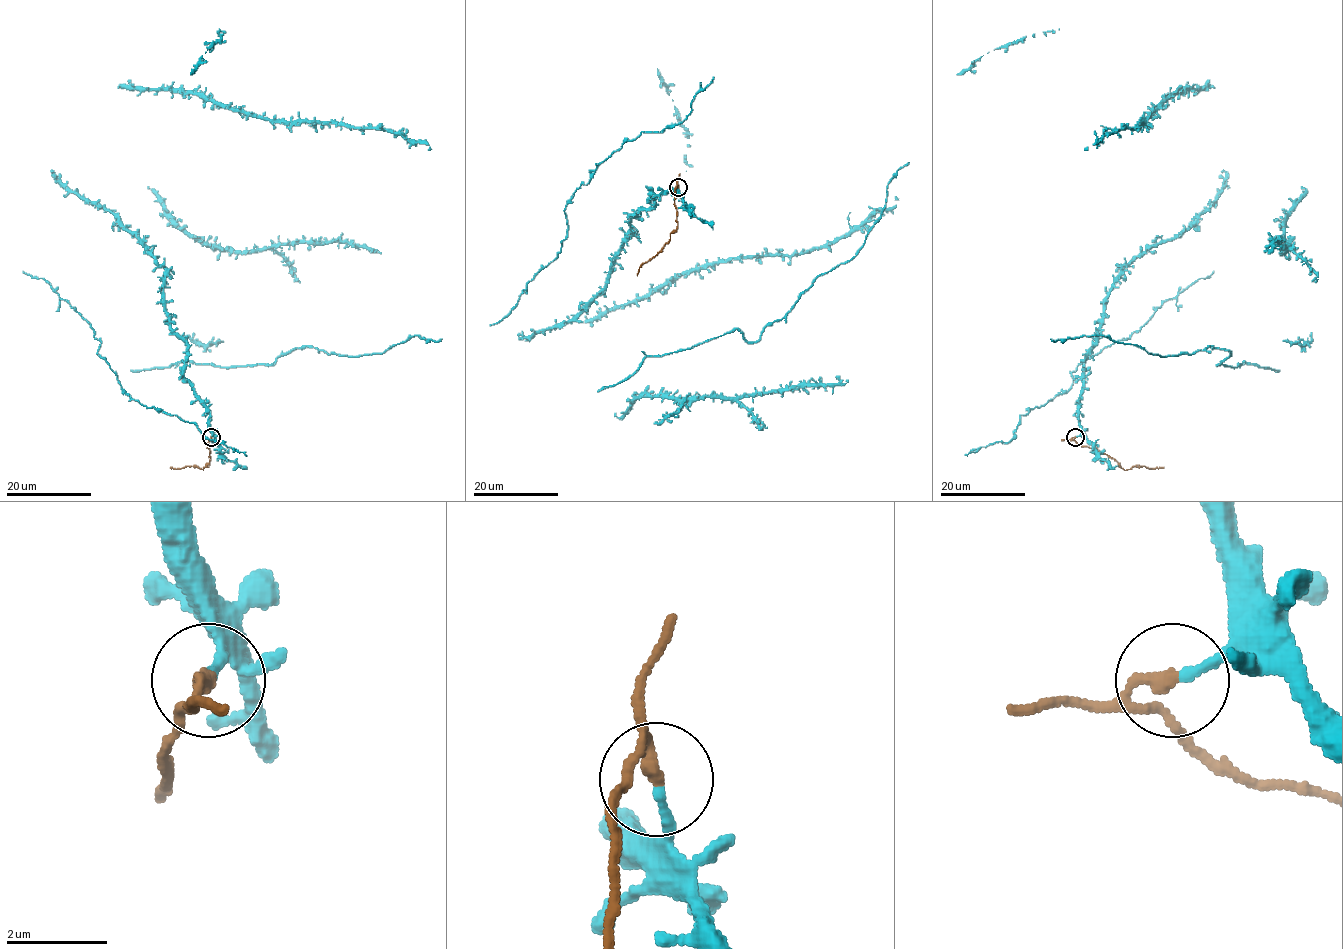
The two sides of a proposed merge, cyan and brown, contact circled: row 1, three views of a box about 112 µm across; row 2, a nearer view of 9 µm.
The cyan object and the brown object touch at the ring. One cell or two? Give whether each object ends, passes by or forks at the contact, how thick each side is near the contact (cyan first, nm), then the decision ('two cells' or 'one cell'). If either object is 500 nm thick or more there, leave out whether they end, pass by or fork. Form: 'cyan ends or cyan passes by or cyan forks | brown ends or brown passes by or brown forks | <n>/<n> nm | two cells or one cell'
cyan ends | brown ends | 190/280 nm | two cells

